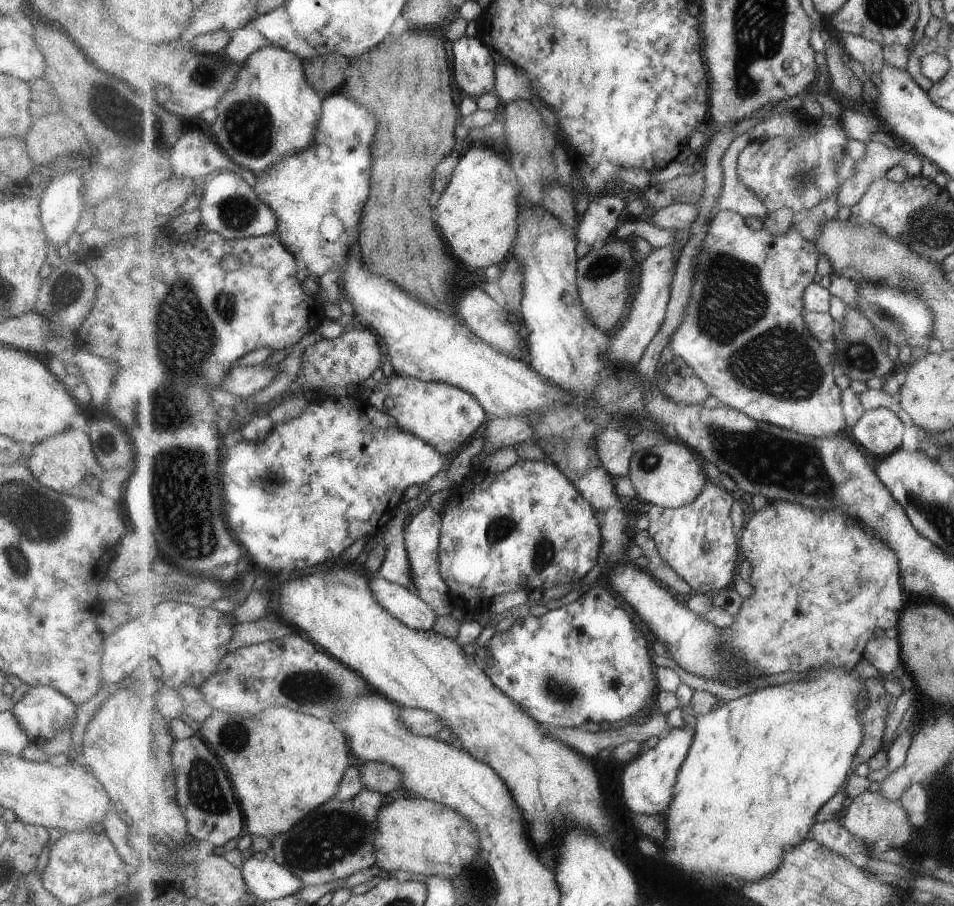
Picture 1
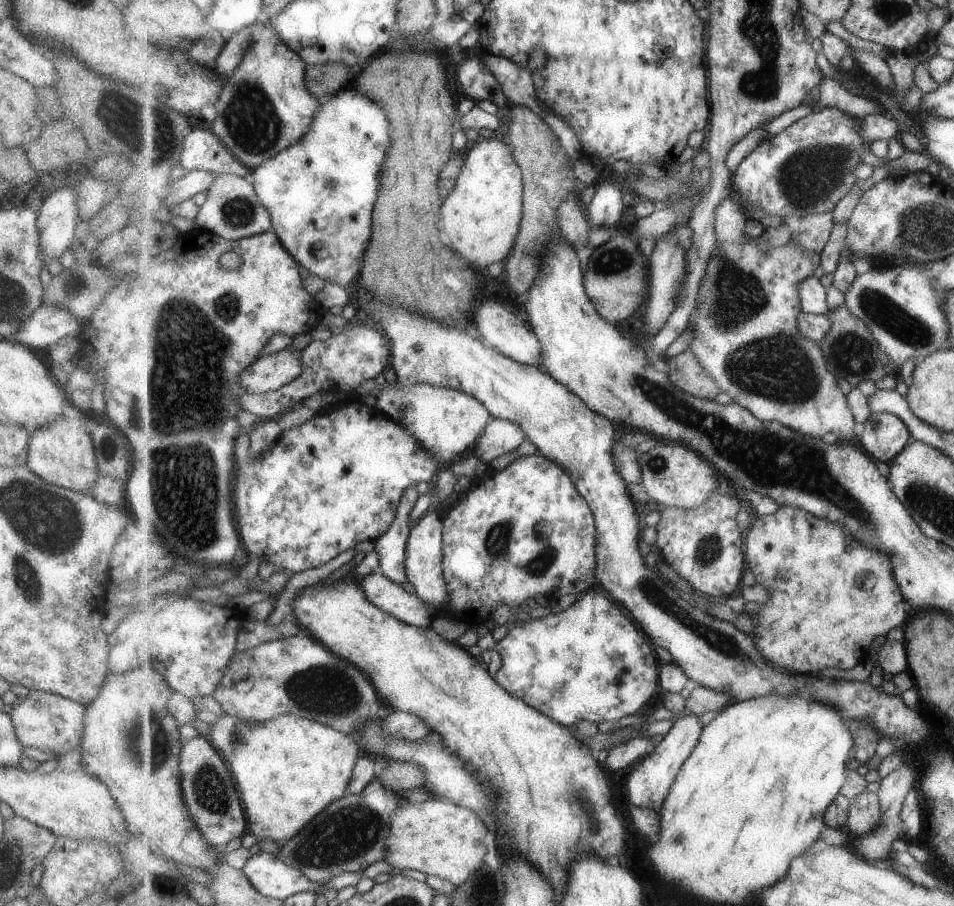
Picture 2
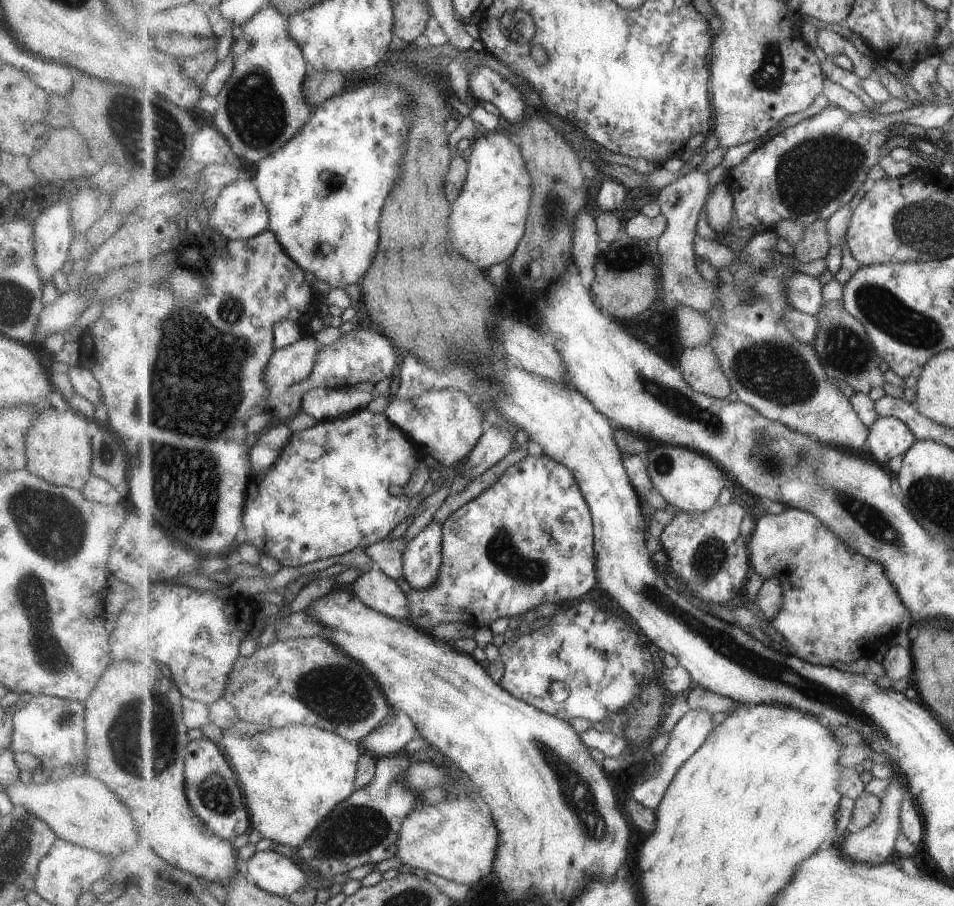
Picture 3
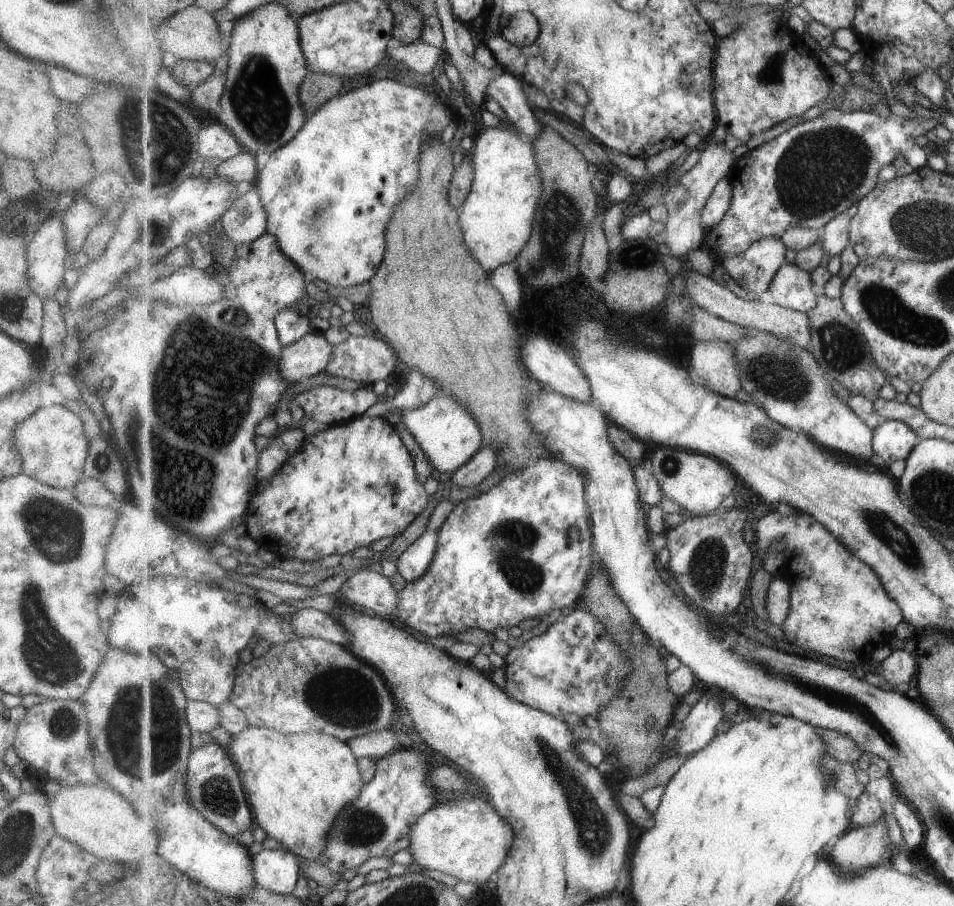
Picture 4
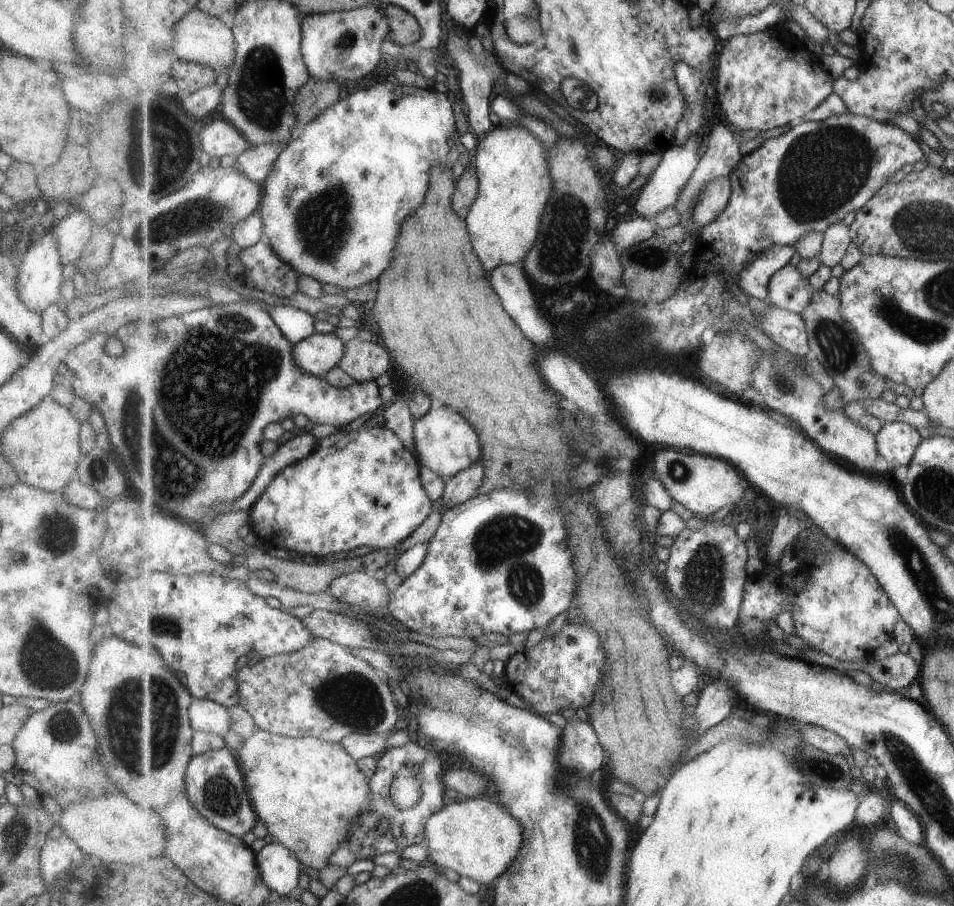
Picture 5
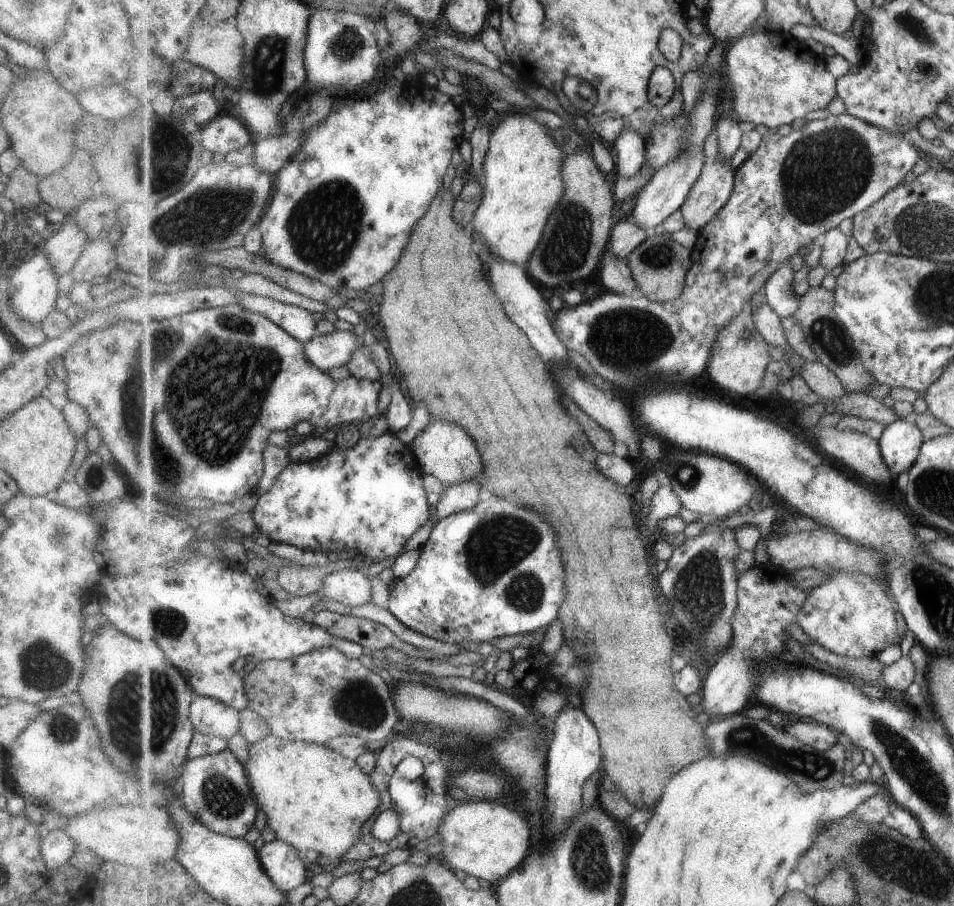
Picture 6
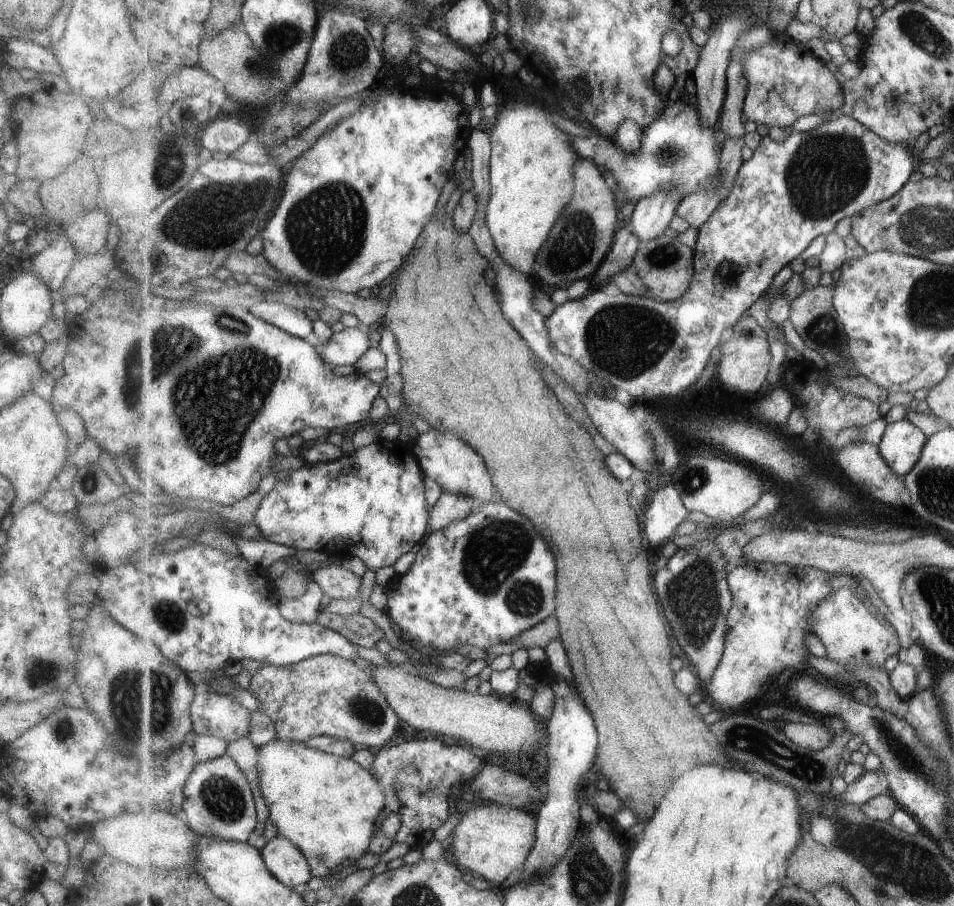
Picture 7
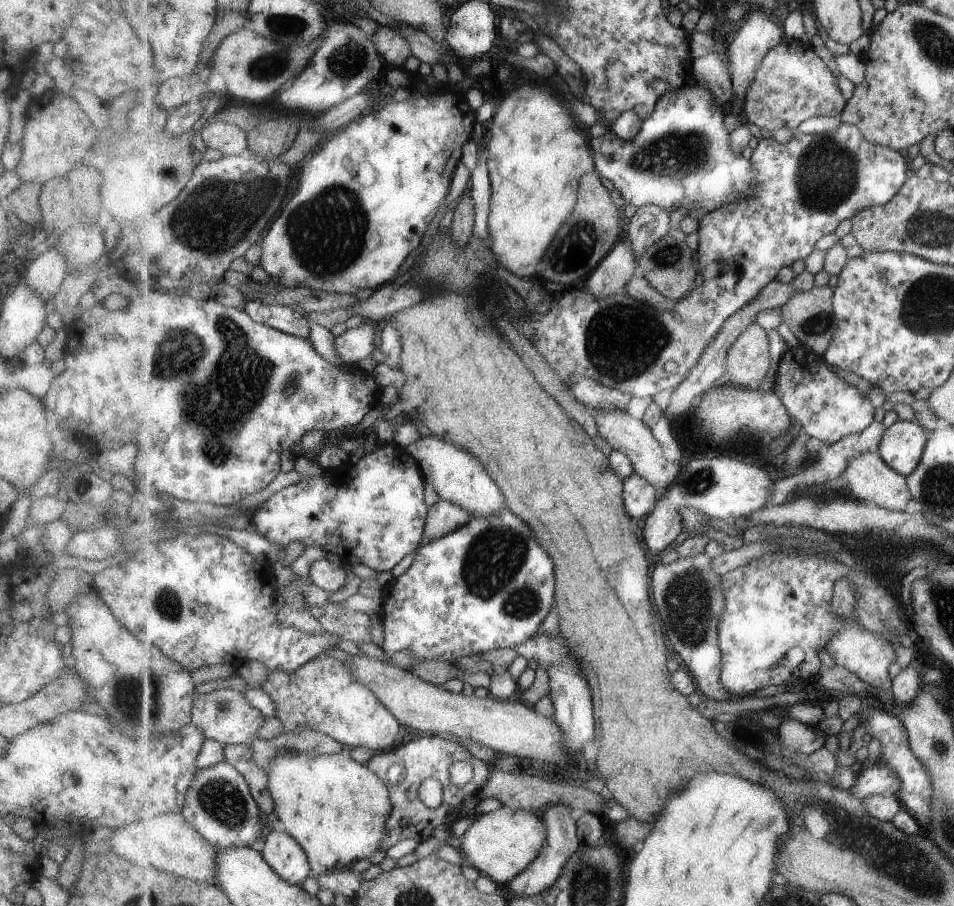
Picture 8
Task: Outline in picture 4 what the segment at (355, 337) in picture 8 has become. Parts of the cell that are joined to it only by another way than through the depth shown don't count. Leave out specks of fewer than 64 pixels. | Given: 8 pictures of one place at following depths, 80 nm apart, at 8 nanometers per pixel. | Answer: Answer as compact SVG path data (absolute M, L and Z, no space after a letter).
M322 332L306 334L301 340L285 346L281 364L284 379L293 383L321 374L334 360L335 347Z

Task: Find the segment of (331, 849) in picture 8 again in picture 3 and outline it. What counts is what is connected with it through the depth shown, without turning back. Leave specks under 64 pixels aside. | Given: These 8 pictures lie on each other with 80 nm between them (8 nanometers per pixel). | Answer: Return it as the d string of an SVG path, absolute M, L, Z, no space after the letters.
M240 720L224 730L218 743L227 754L251 814L252 828L257 829L264 838L287 844L299 851L323 824L323 821L358 789L358 762L362 748L360 742L353 742L340 734L318 726L289 723L285 728L271 728Z

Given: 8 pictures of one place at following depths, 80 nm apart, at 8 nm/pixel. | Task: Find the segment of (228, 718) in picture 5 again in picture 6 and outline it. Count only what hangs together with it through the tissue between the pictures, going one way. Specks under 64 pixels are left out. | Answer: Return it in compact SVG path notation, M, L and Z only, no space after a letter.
M195 695L190 708L194 732L229 740L241 733L242 712L221 699Z

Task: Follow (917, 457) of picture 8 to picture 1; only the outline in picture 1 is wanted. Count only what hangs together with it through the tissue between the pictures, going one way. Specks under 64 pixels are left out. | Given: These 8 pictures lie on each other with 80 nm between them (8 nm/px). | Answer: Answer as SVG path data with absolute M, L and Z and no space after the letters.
M886 408L870 410L848 434L873 457L885 458L901 449L905 434L902 420L903 416Z

